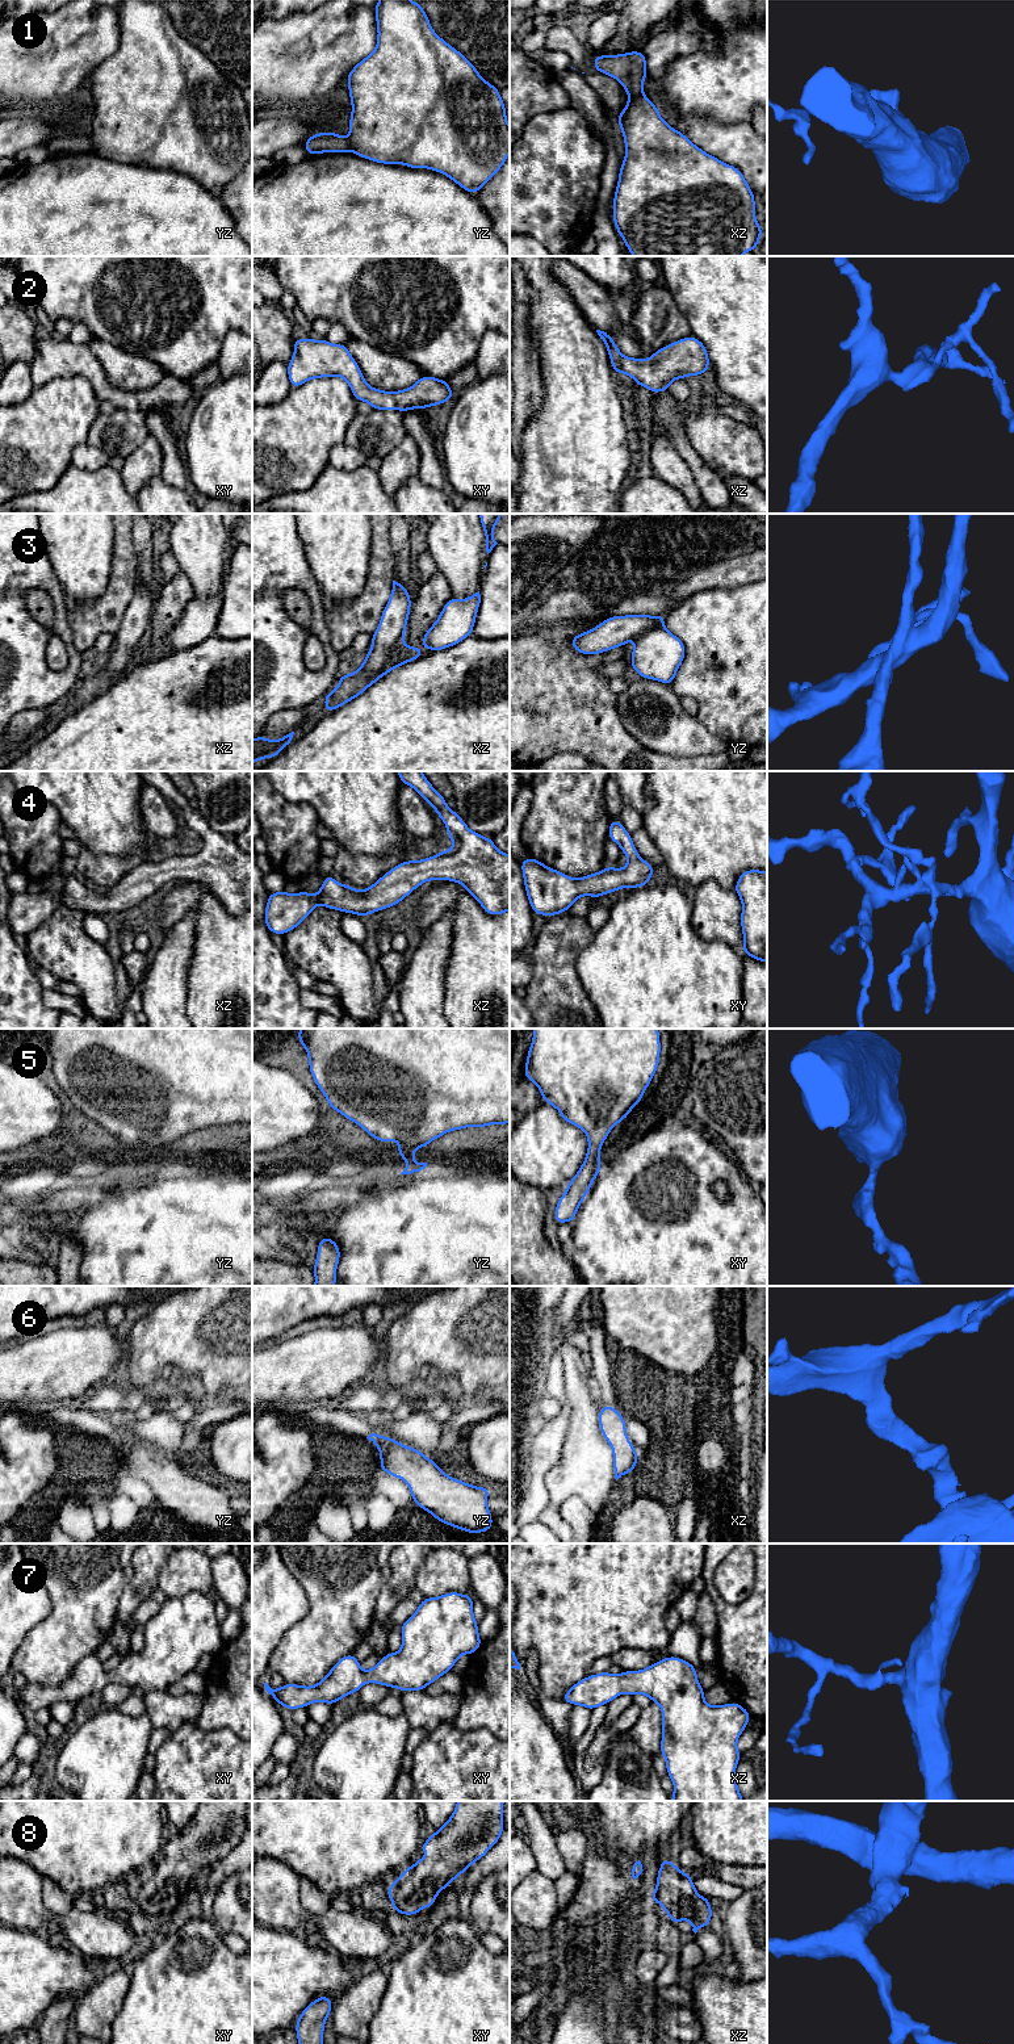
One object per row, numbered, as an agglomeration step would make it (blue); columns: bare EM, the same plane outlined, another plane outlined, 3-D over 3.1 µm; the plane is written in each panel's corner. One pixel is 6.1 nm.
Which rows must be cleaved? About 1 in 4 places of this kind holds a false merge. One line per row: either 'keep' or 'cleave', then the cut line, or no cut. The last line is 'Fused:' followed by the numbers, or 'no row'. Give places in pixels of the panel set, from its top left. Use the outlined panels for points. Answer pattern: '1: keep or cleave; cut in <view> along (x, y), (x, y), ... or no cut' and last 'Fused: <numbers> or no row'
1: cleave; cut in xz along (642, 95), (629, 99)
2: keep; no cut
3: cleave; cut in xz along (402, 639), (380, 669), (367, 673), (360, 667)
4: keep; no cut
5: keep; no cut
6: keep; no cut
7: keep; no cut
8: keep; no cut
Fused: 1, 3

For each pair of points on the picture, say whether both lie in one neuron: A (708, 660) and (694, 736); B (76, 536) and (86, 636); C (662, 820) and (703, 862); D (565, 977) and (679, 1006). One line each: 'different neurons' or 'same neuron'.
A: different neurons
B: different neurons
C: same neuron
D: different neurons

